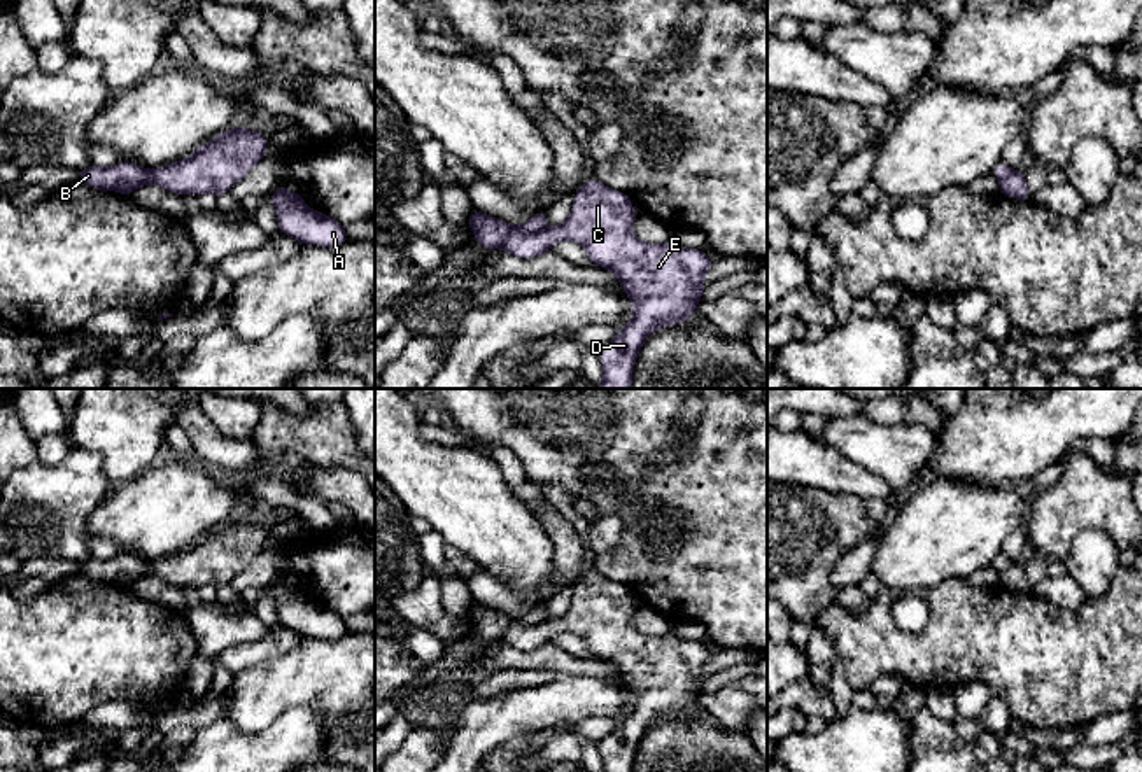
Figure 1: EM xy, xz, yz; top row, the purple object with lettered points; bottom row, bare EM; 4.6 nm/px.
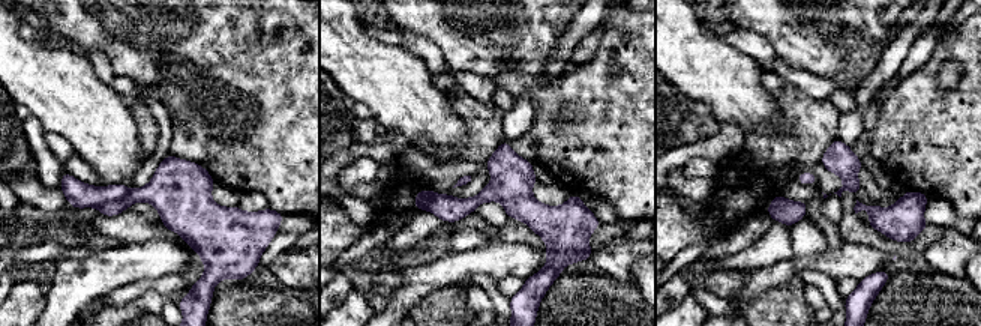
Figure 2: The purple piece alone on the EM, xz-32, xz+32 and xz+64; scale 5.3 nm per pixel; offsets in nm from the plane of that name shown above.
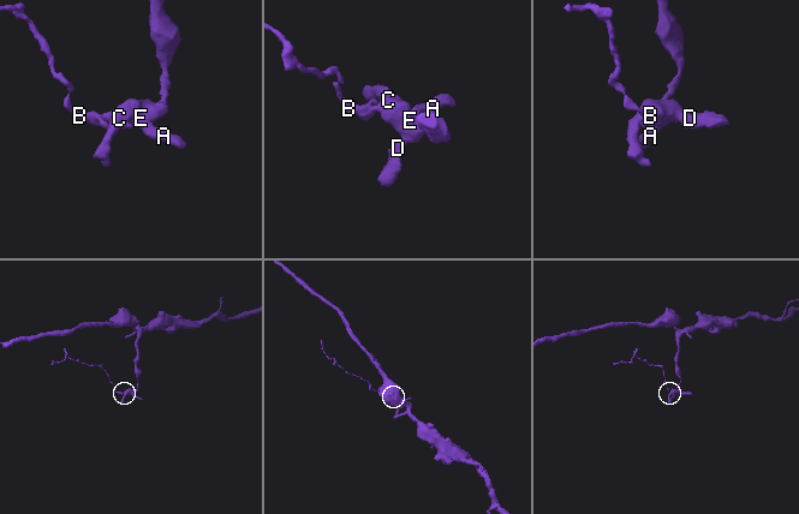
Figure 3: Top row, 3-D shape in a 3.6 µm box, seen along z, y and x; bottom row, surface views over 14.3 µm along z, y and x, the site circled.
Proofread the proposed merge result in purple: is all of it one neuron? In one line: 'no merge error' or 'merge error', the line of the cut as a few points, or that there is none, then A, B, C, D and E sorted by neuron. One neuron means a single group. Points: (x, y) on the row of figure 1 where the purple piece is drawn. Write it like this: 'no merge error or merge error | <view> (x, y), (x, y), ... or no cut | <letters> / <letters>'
merge error | xz (543, 228), (533, 233), (514, 231), (500, 247) | A C D E / B

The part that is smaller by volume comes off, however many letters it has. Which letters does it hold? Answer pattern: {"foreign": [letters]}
{"foreign": ["B"]}

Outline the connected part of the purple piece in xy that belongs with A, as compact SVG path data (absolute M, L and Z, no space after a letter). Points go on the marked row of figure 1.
M278 186L271 194L278 231L303 245L340 247L349 242L345 226L305 205L301 193Z

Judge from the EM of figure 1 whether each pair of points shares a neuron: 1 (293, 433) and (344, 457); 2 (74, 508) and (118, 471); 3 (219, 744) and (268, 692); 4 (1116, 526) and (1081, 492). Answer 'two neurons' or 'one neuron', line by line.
1: one neuron
2: two neurons
3: two neurons
4: one neuron

